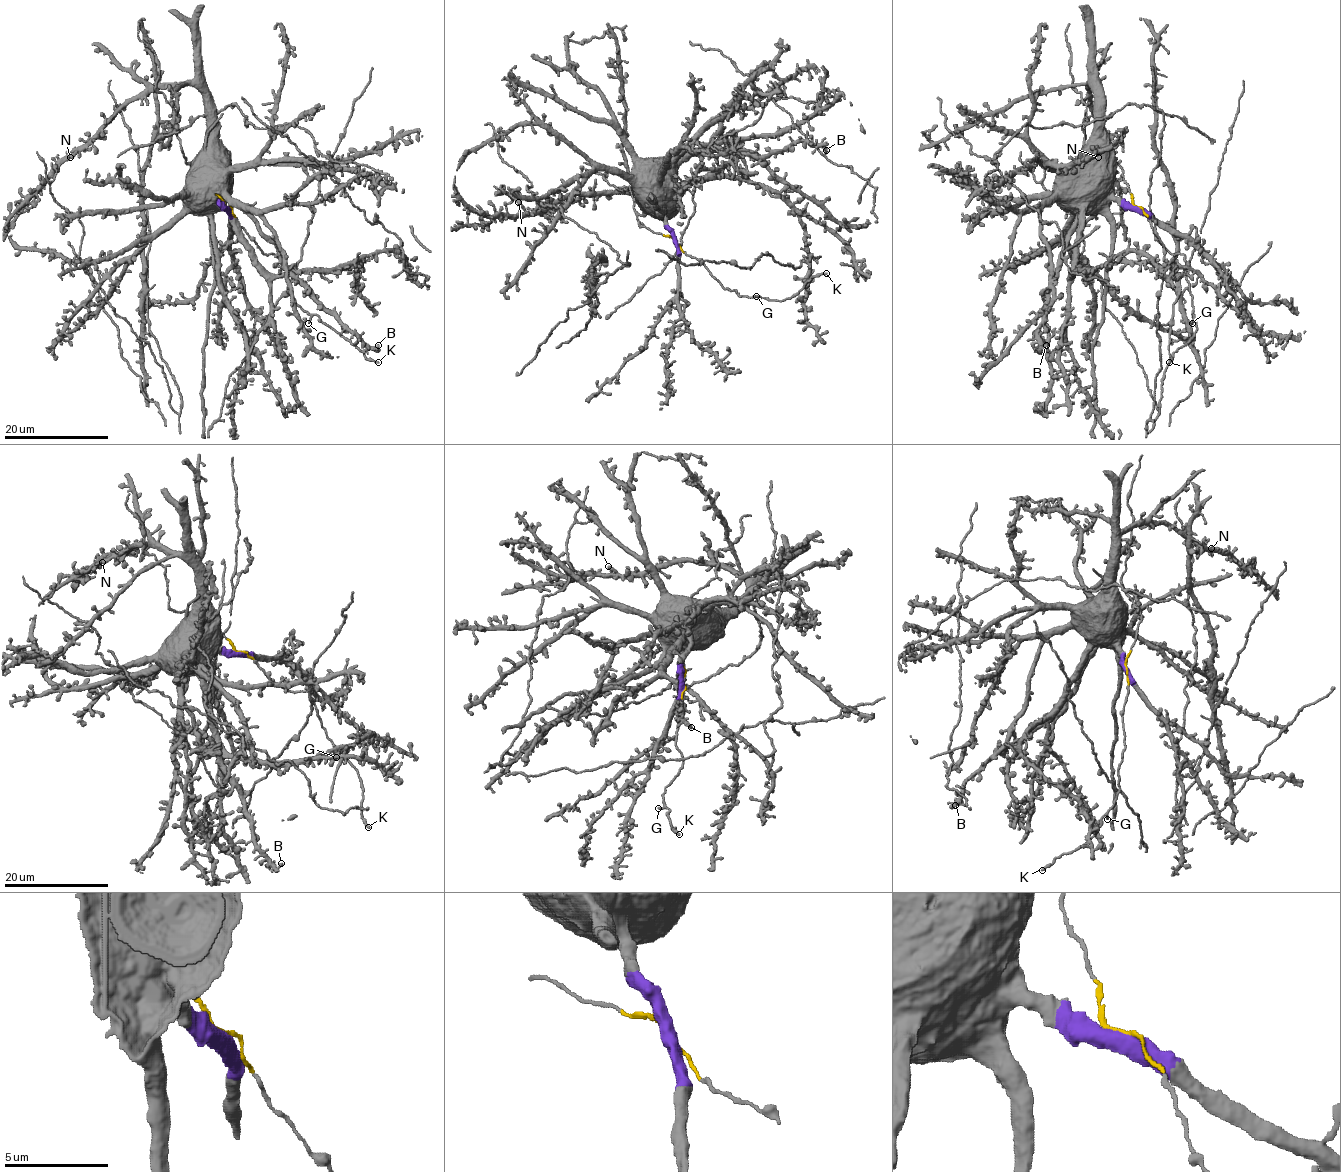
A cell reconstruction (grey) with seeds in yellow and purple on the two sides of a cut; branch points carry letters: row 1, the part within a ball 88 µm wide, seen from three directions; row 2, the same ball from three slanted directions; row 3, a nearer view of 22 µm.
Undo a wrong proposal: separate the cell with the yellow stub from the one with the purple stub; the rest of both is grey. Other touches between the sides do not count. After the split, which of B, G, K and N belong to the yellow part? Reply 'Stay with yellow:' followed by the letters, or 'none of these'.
Stay with yellow: G, K

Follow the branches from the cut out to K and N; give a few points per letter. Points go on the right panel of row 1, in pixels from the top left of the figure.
K: (1136, 206), (1149, 219), (1155, 238), (1172, 254), (1184, 255), (1197, 329), (1168, 362)
N: (1136, 207), (1112, 193), (1112, 151), (1098, 95), (1089, 85), (1089, 110), (1109, 142), (1098, 156)

